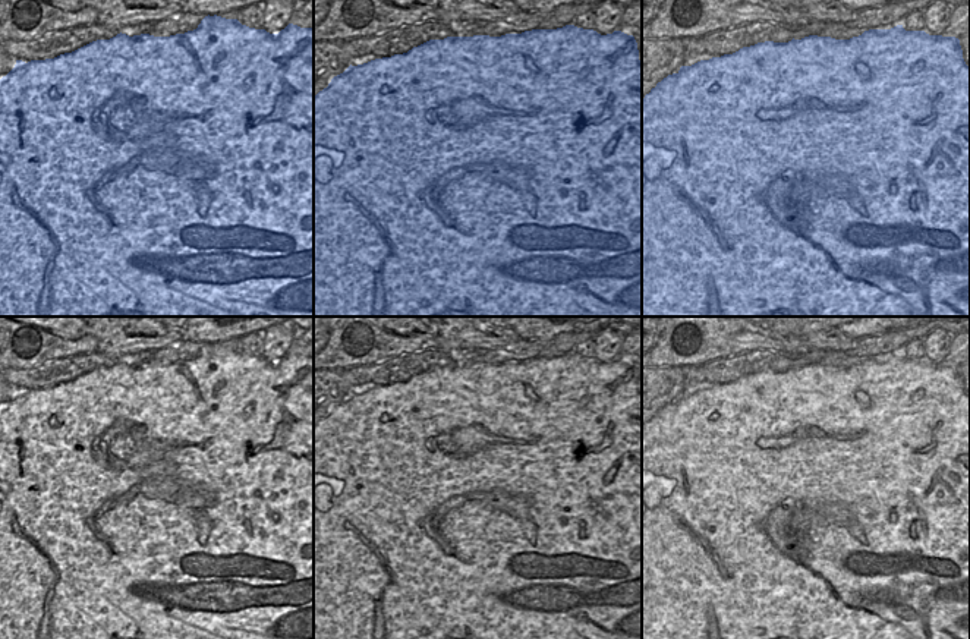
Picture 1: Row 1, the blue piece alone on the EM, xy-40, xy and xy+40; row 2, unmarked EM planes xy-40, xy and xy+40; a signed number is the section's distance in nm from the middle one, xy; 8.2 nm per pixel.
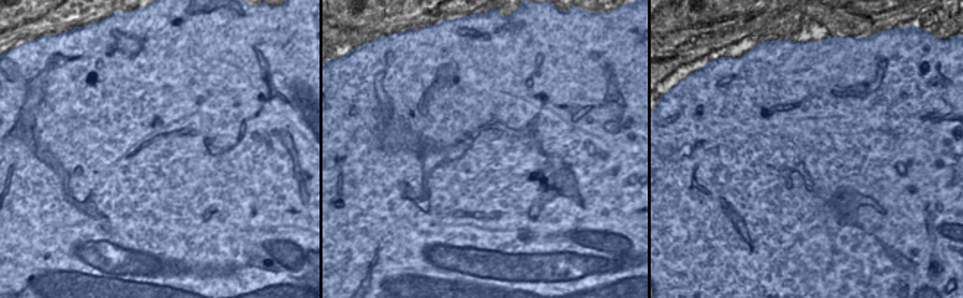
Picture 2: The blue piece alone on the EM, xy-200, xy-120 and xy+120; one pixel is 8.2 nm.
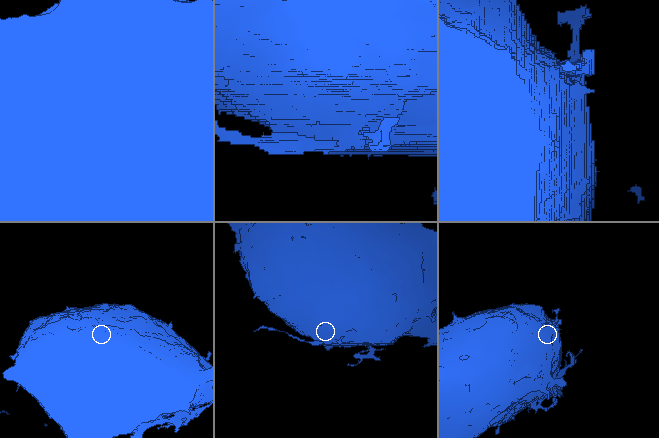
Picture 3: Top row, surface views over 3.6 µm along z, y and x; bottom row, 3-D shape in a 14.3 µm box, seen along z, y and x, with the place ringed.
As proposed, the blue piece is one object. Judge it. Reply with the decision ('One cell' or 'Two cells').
Two cells

